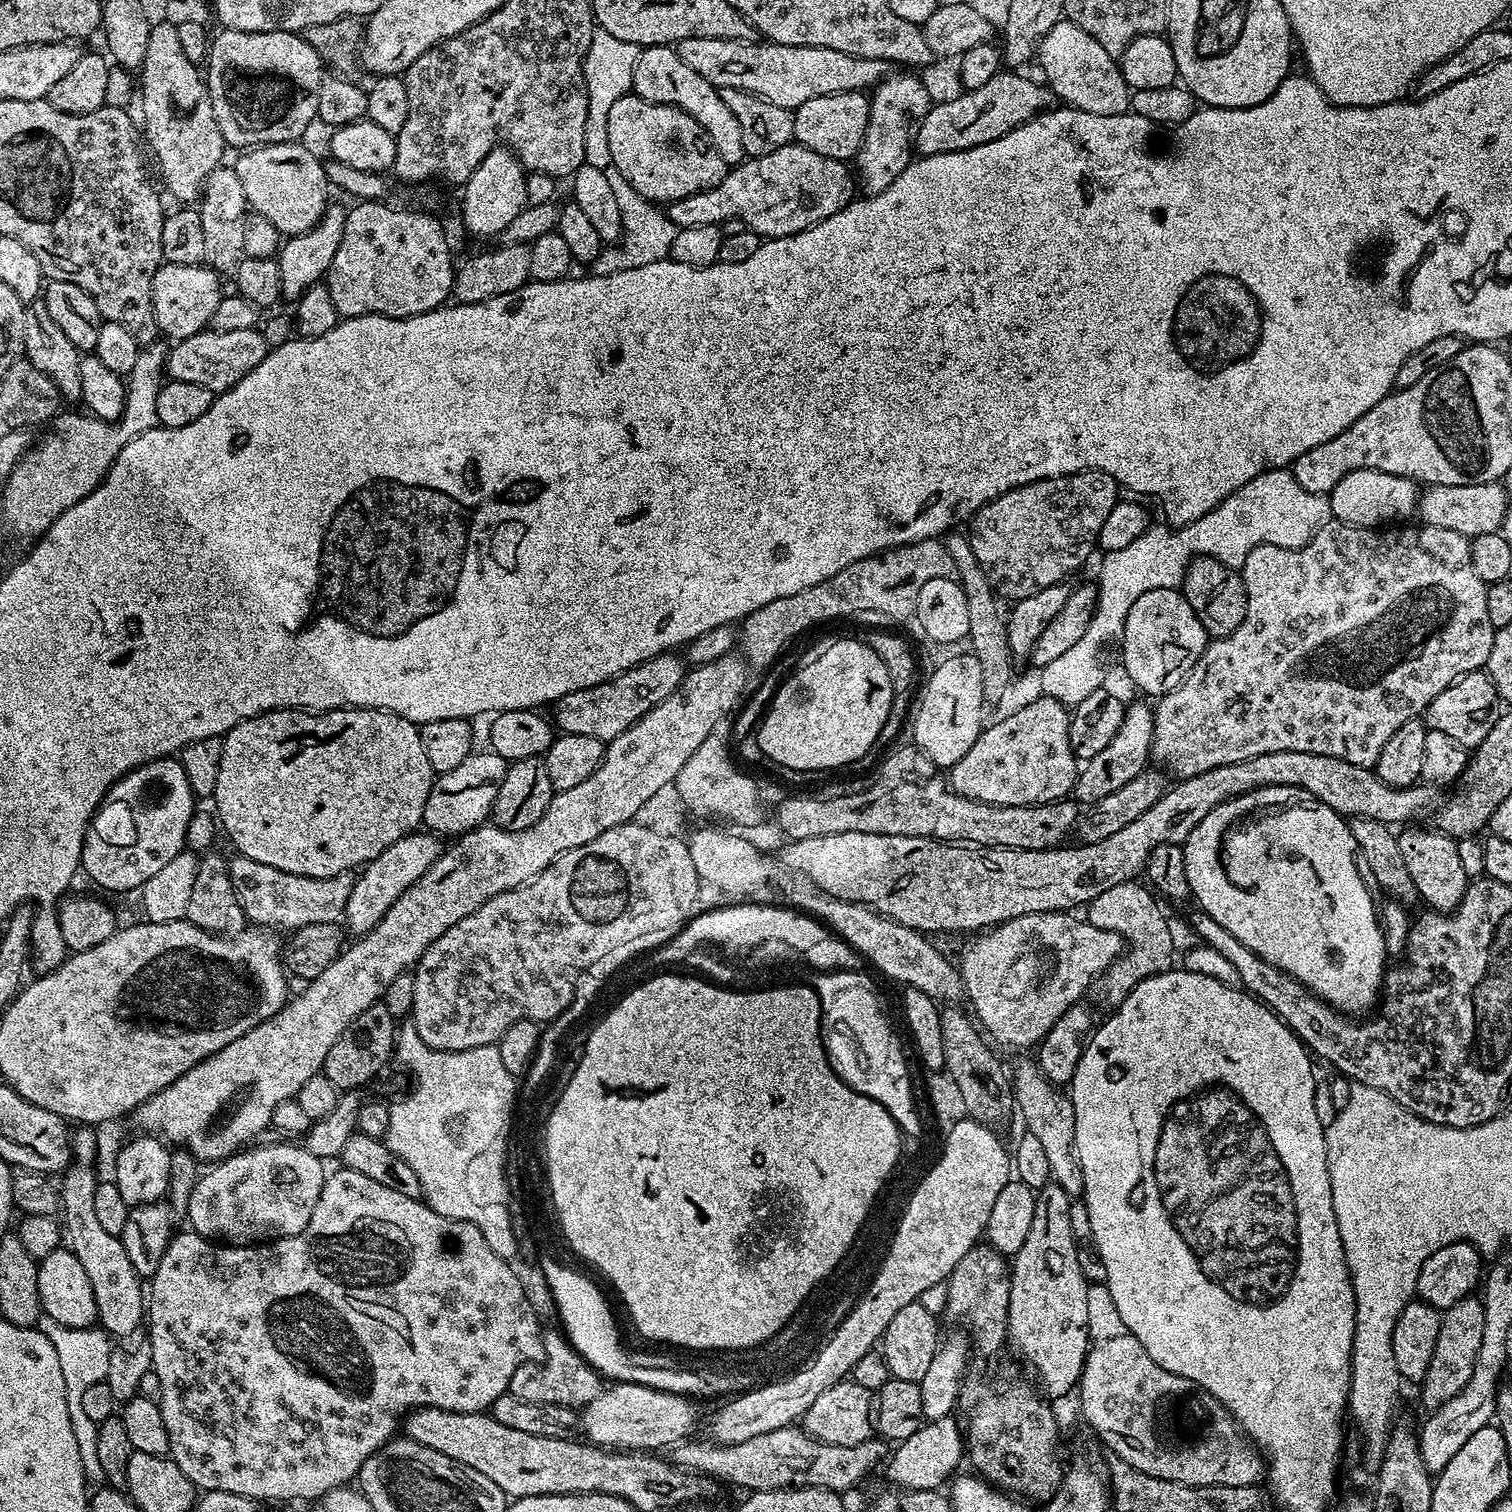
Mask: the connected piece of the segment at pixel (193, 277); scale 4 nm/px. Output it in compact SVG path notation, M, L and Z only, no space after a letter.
M161 263L152 279L154 318L161 333L175 342L205 331L211 325L214 310L218 310L218 302L222 299L220 282L222 276L209 266Z

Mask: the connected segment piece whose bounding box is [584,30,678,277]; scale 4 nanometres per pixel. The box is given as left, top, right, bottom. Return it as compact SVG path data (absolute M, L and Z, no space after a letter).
M596 30L593 31L588 53L584 55L584 85L588 91L584 159L590 166L603 168L606 178L610 178L610 187L614 189L618 214L621 215L622 220L622 235L618 243L615 246L605 247L600 257L590 265L593 276L606 277L607 274L618 273L627 268L650 266L650 262L669 259L670 246L674 246L674 238L678 231L676 224L670 222L665 211L628 185L626 178L622 178L622 174L612 167L610 158L606 118L610 118L610 106L614 106L618 98L632 92L634 66L638 62L641 51L641 45L622 42L622 38L614 38L610 34Z

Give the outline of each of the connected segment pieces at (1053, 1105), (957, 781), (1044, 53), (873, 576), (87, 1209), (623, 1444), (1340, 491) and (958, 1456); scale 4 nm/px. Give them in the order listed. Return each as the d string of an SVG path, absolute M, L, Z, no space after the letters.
M1024 1060L1016 1069L1011 1069L1010 1079L1014 1093L1014 1104L1018 1116L1024 1119L1024 1128L1038 1142L1050 1161L1052 1180L1062 1190L1066 1190L1069 1198L1080 1198L1084 1194L1084 1175L1080 1159L1076 1153L1076 1127L1074 1126L1074 1106L1067 1095L1064 1096L1057 1085L1051 1084L1042 1074L1039 1063Z
M1043 694L1037 700L1021 706L1017 712L1001 718L997 724L983 729L980 737L958 758L950 770L950 787L959 796L981 800L998 806L1028 806L1030 804L1054 804L1063 800L1076 787L1078 757L1070 738L1070 712L1065 704Z
M1062 18L1040 39L1038 64L1044 67L1043 79L1067 107L1099 116L1122 116L1130 108L1130 89L1120 73L1117 57L1106 54L1086 30Z
M939 539L919 540L913 544L904 544L901 548L888 548L858 562L850 562L838 574L810 586L798 594L766 602L754 610L742 621L738 632L738 648L743 659L753 669L764 668L780 656L780 651L795 636L803 634L815 624L824 624L827 620L840 620L843 616L860 616L863 612L873 612L876 616L885 616L888 620L913 619L918 594L930 578L953 578L956 576L953 553Z
M80 1126L71 1133L70 1143L72 1146L72 1161L64 1169L58 1180L58 1195L60 1197L60 1208L62 1209L62 1240L68 1251L75 1254L78 1262L82 1262L82 1270L86 1270L86 1278L90 1278L90 1286L94 1286L94 1302L96 1303L96 1314L99 1327L116 1338L127 1338L141 1327L146 1316L146 1288L142 1285L141 1276L136 1273L126 1254L124 1243L119 1236L106 1234L94 1211L94 1190L98 1183L98 1175L92 1167L96 1164L96 1132L92 1126Z
M616 1382L608 1387L582 1409L582 1432L597 1446L608 1450L660 1450L656 1448L680 1444L696 1424L696 1408L687 1395L659 1392L647 1383Z
M1373 468L1354 470L1333 486L1330 493L1332 514L1335 519L1355 528L1380 528L1400 522L1418 508L1418 485L1394 474L1379 472Z
M947 1416L941 1420L921 1423L920 1429L910 1434L910 1438L895 1445L896 1453L887 1457L886 1465L888 1464L888 1476L896 1483L893 1485L897 1489L909 1492L943 1489L944 1479L946 1484L949 1477L957 1471L955 1468L959 1466L960 1460L962 1464L966 1456L966 1440L962 1435L961 1425L959 1428L954 1421L952 1416Z

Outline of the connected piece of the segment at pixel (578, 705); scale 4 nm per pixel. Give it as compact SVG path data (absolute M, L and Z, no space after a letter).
M663 652L606 682L598 682L598 686L570 690L570 694L562 694L562 698L551 705L551 719L563 735L582 734L605 742L614 740L678 690L686 673L685 661L681 657L680 660L672 652Z

